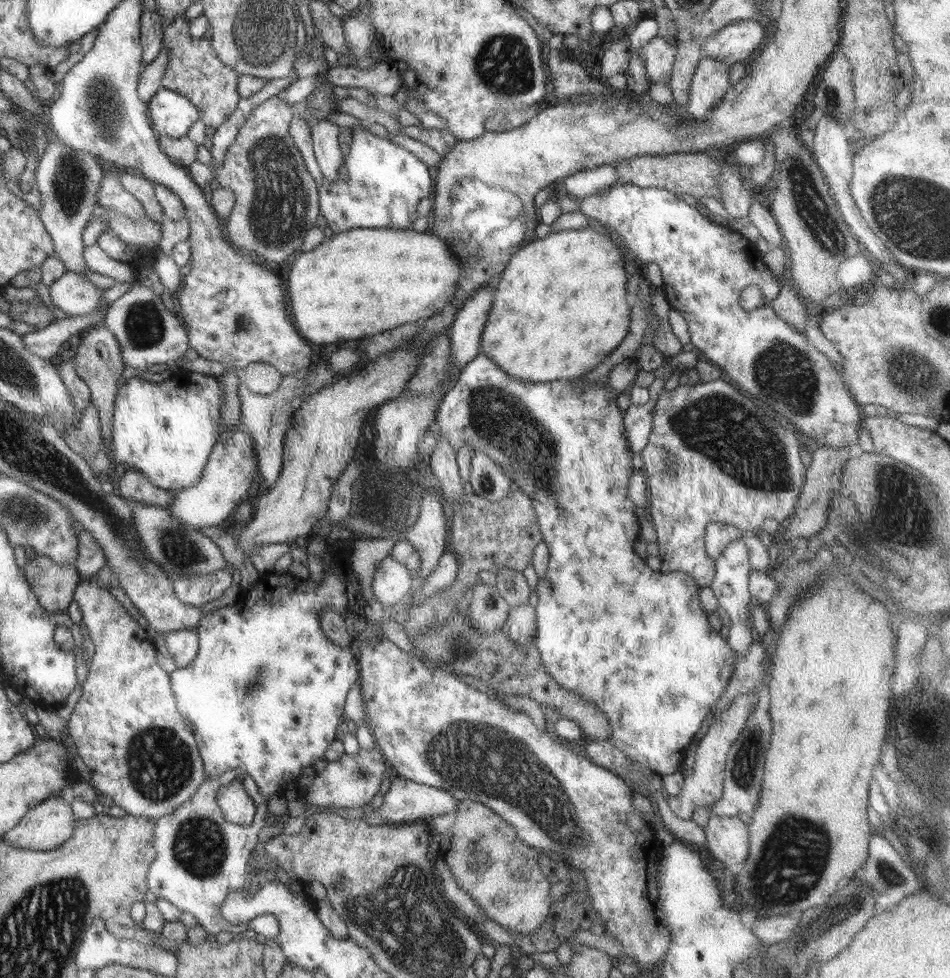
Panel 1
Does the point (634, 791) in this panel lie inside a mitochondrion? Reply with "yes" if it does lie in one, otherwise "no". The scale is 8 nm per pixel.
no

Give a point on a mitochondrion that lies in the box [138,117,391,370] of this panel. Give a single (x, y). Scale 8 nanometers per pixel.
(279, 202)

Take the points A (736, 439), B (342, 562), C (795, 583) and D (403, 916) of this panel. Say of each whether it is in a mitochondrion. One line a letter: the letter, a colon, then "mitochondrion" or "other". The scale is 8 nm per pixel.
A: mitochondrion
B: other
C: mitochondrion
D: mitochondrion

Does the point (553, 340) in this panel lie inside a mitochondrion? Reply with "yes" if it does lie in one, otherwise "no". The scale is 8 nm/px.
no

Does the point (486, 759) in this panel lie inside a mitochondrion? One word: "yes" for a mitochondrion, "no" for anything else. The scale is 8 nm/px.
yes

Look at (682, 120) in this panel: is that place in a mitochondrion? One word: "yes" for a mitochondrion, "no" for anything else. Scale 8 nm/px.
no

